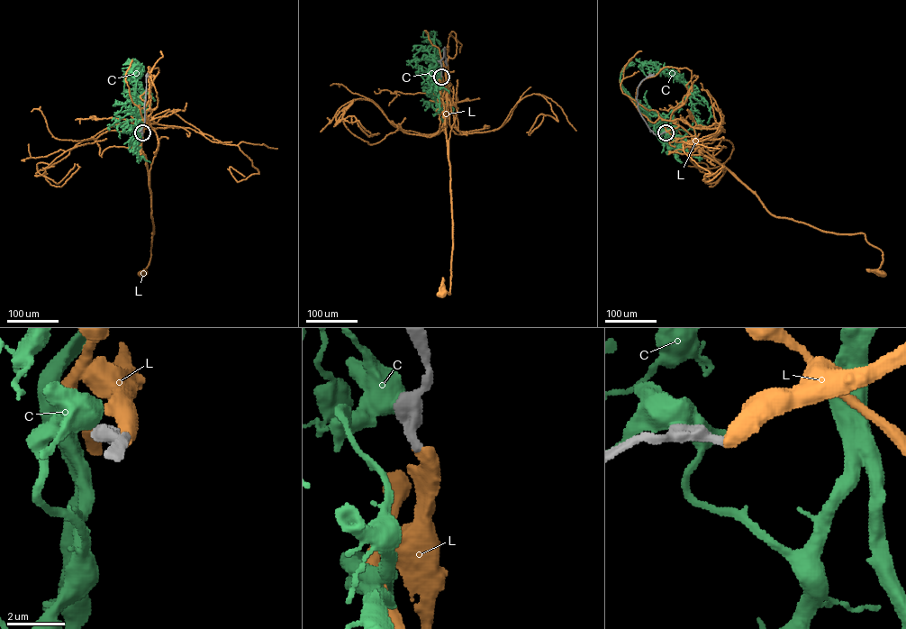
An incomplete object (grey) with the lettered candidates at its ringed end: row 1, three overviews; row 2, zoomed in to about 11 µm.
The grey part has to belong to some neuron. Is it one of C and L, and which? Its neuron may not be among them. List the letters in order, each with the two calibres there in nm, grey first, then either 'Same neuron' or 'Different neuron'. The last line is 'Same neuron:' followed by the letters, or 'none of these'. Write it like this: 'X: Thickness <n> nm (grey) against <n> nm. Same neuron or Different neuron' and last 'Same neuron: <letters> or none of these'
C: Thickness 440 nm (grey) against 700 nm. Different neuron
L: Thickness 360 nm (grey) against 550 nm. Different neuron
Same neuron: none of these

